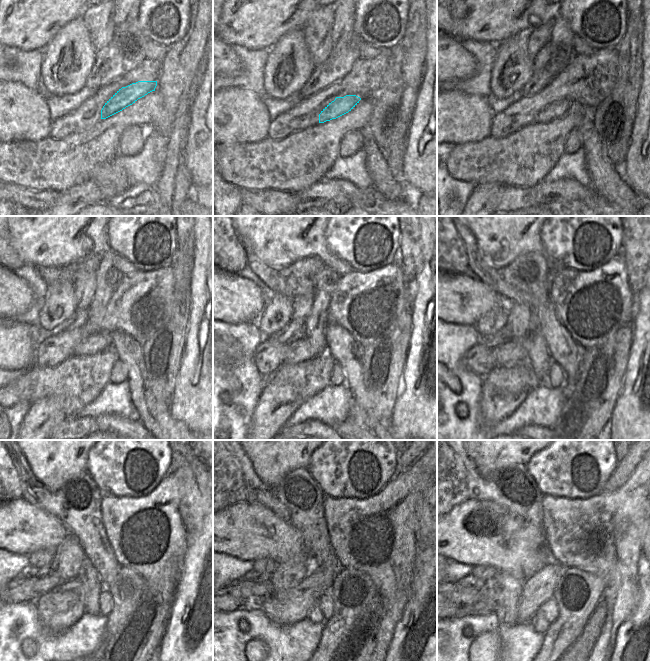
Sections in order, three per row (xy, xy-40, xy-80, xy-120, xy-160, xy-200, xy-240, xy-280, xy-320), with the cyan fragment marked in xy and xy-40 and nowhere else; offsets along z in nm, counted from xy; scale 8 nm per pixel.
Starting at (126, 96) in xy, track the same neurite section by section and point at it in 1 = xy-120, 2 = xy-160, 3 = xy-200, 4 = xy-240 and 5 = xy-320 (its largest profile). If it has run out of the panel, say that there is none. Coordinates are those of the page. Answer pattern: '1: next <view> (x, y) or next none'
1: next xy-120 (96, 340)
2: next xy-160 (313, 344)
3: next xy-200 (512, 353)
4: next xy-240 (45, 582)
5: next xy-320 (470, 580)

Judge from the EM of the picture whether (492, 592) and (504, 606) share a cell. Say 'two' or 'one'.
two

